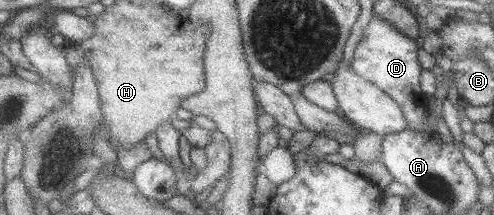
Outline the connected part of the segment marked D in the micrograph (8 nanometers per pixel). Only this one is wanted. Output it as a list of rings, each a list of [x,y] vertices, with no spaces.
[[[373,17],[354,50],[351,66],[357,76],[375,84],[399,104],[411,128],[433,133],[432,128],[424,122],[430,111],[430,97],[421,90],[420,76],[423,69],[417,57],[417,50],[419,48],[416,39],[409,38],[395,30],[382,18]]]

